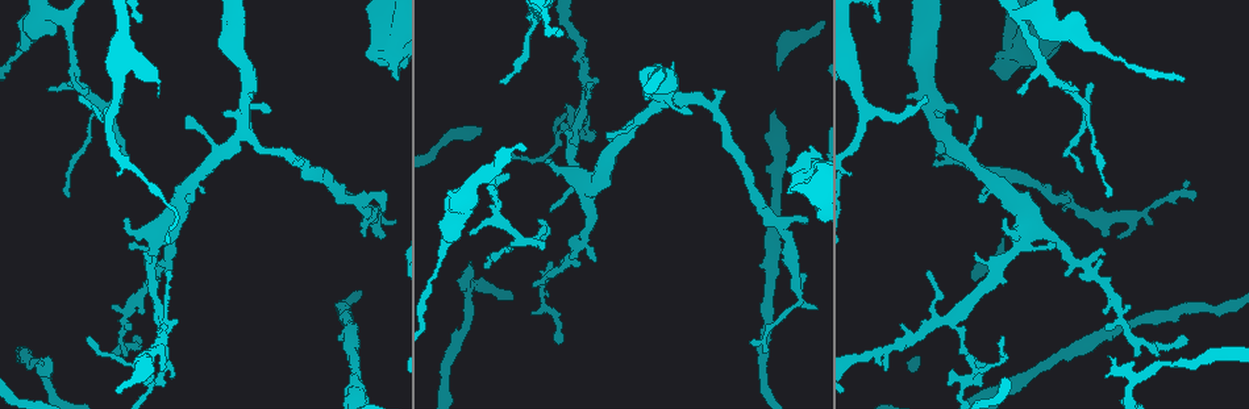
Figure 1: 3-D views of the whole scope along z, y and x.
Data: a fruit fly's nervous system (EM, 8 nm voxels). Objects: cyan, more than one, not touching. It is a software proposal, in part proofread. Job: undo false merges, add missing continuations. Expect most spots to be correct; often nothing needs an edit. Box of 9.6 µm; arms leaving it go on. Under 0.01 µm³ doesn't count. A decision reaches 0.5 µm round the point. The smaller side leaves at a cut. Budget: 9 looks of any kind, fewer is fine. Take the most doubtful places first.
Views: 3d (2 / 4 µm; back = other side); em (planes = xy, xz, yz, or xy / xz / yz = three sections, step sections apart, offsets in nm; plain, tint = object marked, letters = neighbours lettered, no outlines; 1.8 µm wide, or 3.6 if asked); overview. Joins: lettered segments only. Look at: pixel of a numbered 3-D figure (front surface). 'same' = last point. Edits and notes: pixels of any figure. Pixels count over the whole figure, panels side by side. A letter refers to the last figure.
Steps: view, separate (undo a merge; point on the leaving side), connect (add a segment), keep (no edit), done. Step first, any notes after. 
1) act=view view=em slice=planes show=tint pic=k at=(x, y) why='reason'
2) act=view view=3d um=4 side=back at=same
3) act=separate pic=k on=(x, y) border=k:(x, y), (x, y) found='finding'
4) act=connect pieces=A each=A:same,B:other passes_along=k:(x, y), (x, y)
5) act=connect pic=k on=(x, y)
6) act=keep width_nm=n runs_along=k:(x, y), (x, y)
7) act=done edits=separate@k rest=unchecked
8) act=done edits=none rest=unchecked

act=view view=em slice=planes show=letters pic=1 at=(1020, 94) why='free end'

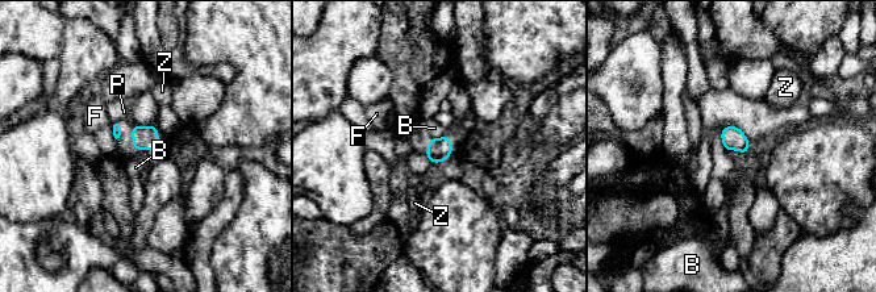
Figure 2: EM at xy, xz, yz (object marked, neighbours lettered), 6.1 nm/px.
act=keep each=B:other,F:other,P:other,Z:other border=2:(720, 134), (722, 146), (728, 151) found='none of them fits'

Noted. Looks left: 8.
act=view view=em slice=planes show=letters pic=1 at=(355, 387) why='sudden change in width'

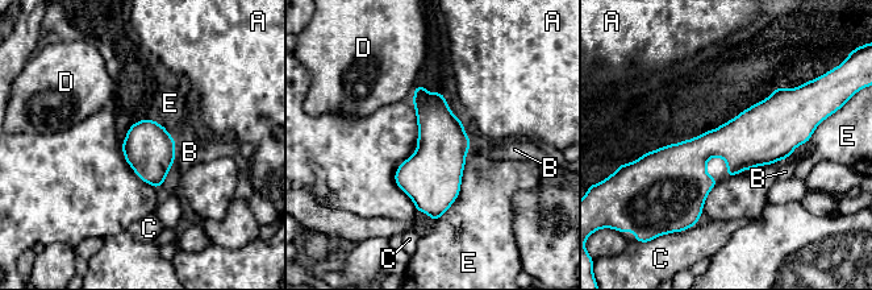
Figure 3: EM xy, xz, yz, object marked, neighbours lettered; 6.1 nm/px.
act=keep each=A:other,B:other,C:other,D:other,E:other found='all the same neuron'

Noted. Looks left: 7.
act=view view=em slice=planes show=letters pic=1 at=(545, 244) why='branch stops here'

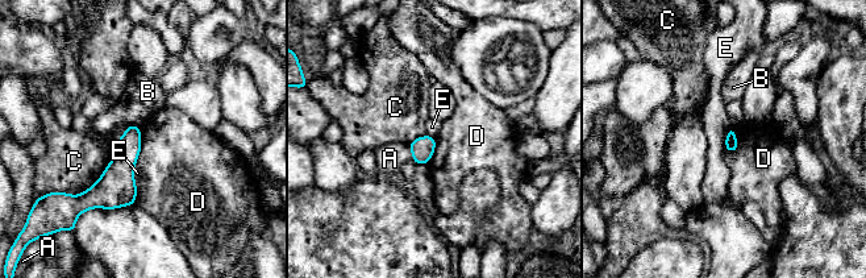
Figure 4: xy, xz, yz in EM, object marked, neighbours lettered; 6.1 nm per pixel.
act=keep each=A:other,B:other,C:other,D:other,E:other border=4:(136, 179), (133, 203), (82, 212) found='no lettered segment goes on from it'

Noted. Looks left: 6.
act=view view=em um=3.6 slice=planes show=letters pic=1 at=(716, 88) why='an open end'

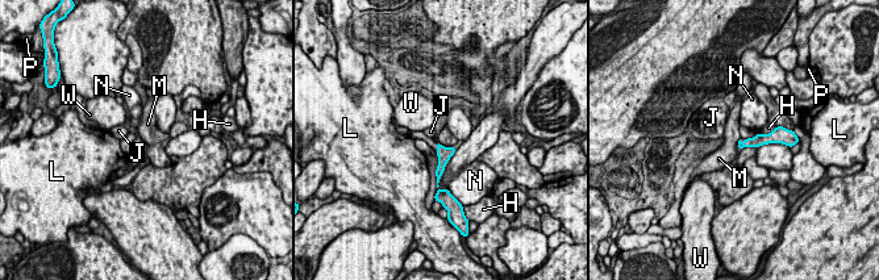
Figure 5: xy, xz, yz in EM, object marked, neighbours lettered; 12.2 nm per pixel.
act=keep each=H:other,J:other,L:other,M:other,N:other,P:other,W:other border=5:(437, 141), (445, 146), (454, 147) found='no lettered segment goes on from it'

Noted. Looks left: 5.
act=done edits=none rest=unchecked

